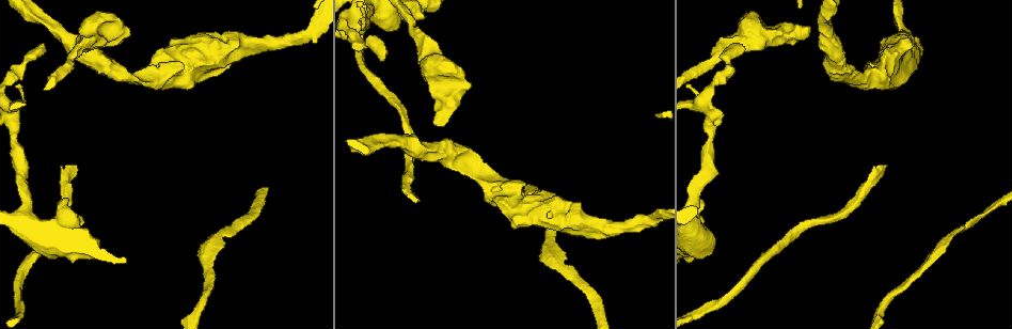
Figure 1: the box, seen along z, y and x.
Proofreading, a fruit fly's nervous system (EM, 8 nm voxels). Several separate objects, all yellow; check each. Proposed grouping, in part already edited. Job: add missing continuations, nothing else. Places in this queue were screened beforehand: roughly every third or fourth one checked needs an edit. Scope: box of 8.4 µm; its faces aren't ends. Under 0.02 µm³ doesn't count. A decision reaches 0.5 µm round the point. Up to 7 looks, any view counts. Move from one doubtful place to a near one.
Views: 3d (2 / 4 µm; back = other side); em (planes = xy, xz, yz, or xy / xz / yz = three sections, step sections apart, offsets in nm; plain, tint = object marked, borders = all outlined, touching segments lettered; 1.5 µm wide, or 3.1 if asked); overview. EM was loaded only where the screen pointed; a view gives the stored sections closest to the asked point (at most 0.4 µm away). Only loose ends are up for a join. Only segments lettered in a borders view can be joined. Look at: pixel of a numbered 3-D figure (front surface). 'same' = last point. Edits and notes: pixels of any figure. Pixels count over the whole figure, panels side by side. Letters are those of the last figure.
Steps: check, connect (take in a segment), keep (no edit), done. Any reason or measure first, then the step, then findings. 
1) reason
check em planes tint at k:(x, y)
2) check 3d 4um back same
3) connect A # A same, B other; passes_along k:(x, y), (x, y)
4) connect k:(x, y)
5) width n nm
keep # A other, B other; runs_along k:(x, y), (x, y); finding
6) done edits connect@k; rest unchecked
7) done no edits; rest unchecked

an open end
check em planes borders at 1:(516, 227)

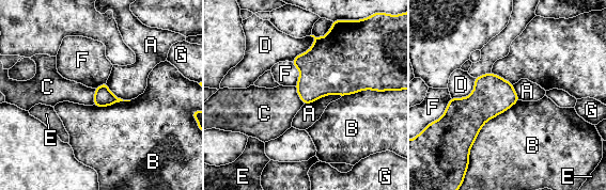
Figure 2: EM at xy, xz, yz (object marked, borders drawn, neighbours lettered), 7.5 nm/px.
keep # A other, B other, C other, D other, E other, F other, G other; border 2:(341, 95), (326, 94), (304, 105); none of them fits

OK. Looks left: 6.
check em planes borders at 1:(42, 49)

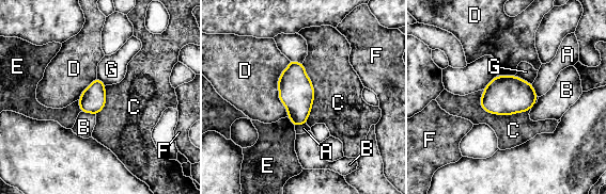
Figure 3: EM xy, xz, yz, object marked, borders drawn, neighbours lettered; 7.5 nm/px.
keep # A other, B other, C other, D other, E other, F other, G other; none of them fits

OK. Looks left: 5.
an open end
check 3d 4um back at 1:(434, 123)

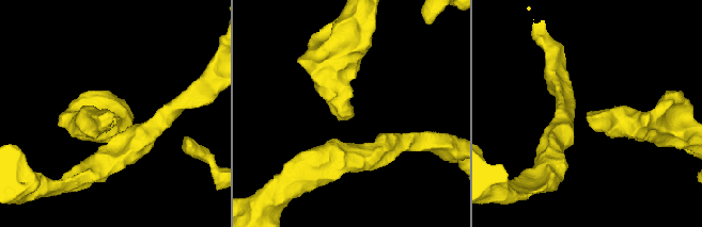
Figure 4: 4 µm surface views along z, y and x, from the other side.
check em xz step 8 tint at 4:(352, 113)

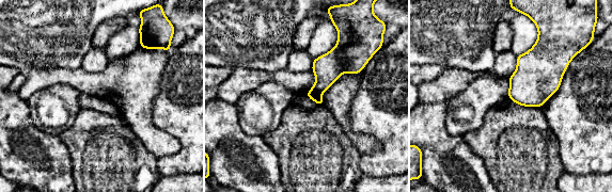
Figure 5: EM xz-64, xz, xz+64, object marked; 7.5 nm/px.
another direction
check em planes borders same

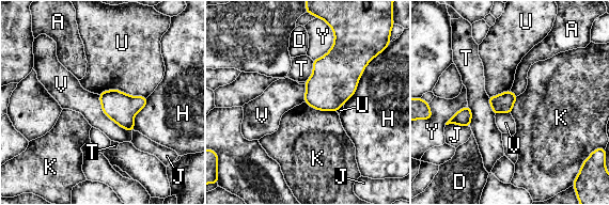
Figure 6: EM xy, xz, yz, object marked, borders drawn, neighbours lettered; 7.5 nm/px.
keep # A other, D other, H other, J other, K other, T other, U other, V other, Y other; border 6:(98, 95), (102, 110), (131, 131); none of them fits

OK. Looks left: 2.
done no edits; rest unchecked

